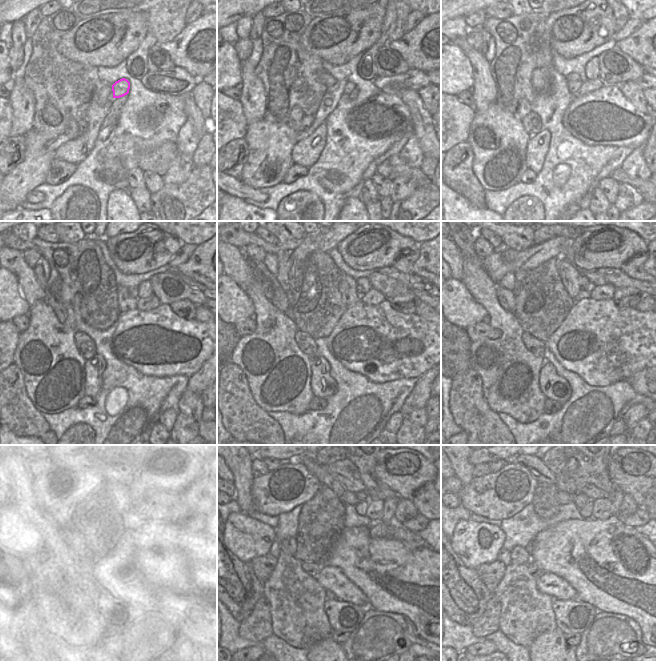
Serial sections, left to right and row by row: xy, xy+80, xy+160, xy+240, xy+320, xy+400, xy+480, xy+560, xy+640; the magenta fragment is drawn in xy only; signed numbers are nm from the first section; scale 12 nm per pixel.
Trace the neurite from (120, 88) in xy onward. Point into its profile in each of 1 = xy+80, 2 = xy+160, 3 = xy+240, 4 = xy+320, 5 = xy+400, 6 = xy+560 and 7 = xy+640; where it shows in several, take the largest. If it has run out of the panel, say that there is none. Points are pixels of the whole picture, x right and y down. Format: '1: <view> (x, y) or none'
1: xy+80 (349, 86)
2: xy+160 (574, 86)
3: xy+240 (126, 303)
4: xy+320 (347, 285)
5: xy+400 (570, 278)
6: xy+560 (313, 466)
7: xy+640 (538, 470)

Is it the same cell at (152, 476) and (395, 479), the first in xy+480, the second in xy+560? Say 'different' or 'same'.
same

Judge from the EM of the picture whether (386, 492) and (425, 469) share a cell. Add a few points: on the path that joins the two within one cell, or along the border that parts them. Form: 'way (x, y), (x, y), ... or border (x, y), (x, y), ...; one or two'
border (375, 472), (397, 495); two

